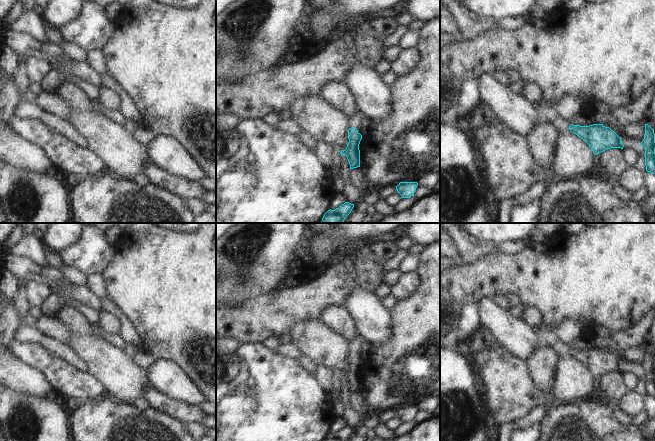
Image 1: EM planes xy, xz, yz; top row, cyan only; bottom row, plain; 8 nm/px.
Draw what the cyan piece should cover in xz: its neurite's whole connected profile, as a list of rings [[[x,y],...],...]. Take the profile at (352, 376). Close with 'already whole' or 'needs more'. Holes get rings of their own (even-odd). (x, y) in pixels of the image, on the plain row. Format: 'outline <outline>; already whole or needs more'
outline [[[359,334],[347,342],[349,366],[346,373],[341,375],[341,380],[345,379],[347,381],[350,393],[360,391],[359,368],[362,363],[362,359],[360,358],[360,350],[364,343],[367,342]]]; needs more

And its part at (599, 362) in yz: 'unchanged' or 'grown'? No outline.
grown

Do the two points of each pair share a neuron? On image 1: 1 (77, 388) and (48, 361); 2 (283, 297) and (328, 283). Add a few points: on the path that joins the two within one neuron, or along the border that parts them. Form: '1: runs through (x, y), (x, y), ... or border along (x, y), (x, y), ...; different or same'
1: runs through (70, 382), (55, 368); same
2: runs through (294, 297), (314, 297), (317, 294); same

